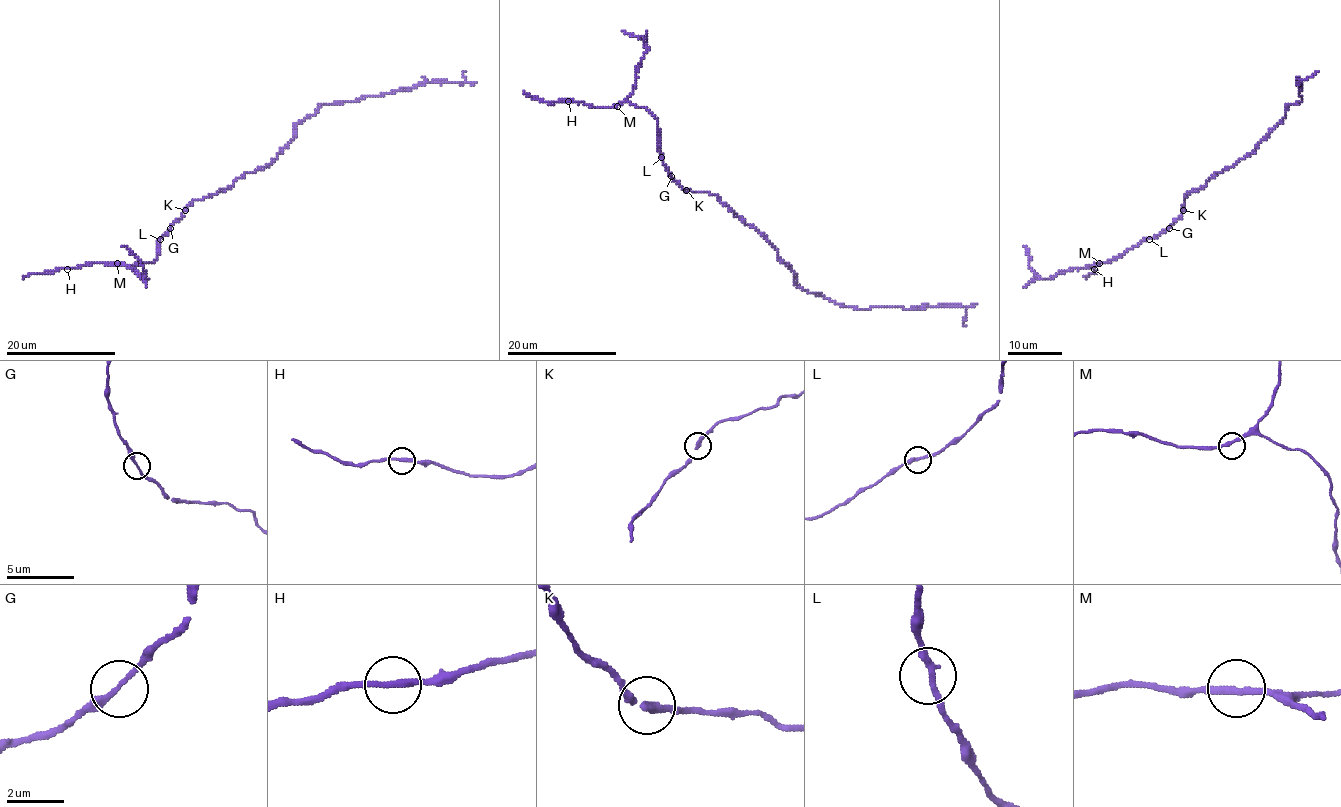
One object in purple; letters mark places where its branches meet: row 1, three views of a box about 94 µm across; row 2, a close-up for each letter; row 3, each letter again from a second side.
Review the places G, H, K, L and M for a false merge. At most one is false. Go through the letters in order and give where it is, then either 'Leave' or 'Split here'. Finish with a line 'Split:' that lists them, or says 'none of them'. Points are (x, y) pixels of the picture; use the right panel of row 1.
G: Place: (1169, 228). Leave
H: Place: (1094, 269). Leave
K: Place: (1183, 210). Leave
L: Place: (1149, 239). Leave
M: Place: (1099, 263). Leave
Split: none of them

